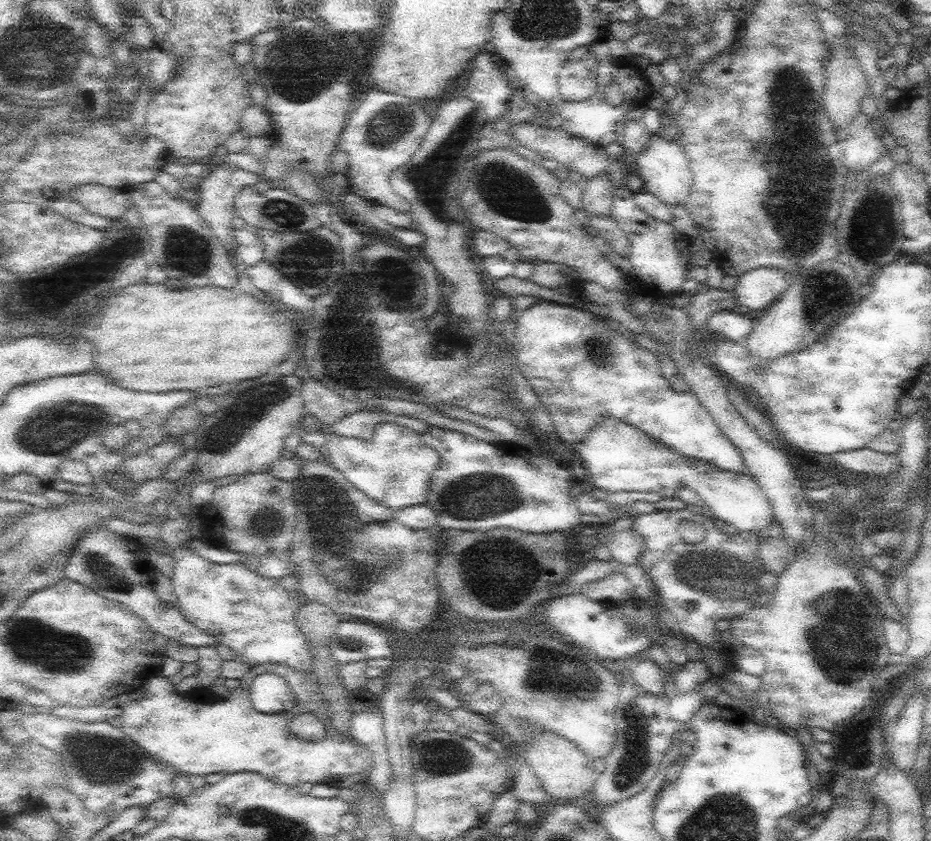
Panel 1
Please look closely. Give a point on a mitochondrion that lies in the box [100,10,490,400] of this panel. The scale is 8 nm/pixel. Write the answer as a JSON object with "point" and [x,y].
{"point":[292,69]}

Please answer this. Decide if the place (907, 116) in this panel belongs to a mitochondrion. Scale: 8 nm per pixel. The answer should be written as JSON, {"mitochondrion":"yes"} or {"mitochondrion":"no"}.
{"mitochondrion":"no"}

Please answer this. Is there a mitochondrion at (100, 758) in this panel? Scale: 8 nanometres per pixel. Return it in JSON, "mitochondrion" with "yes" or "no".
{"mitochondrion":"yes"}

